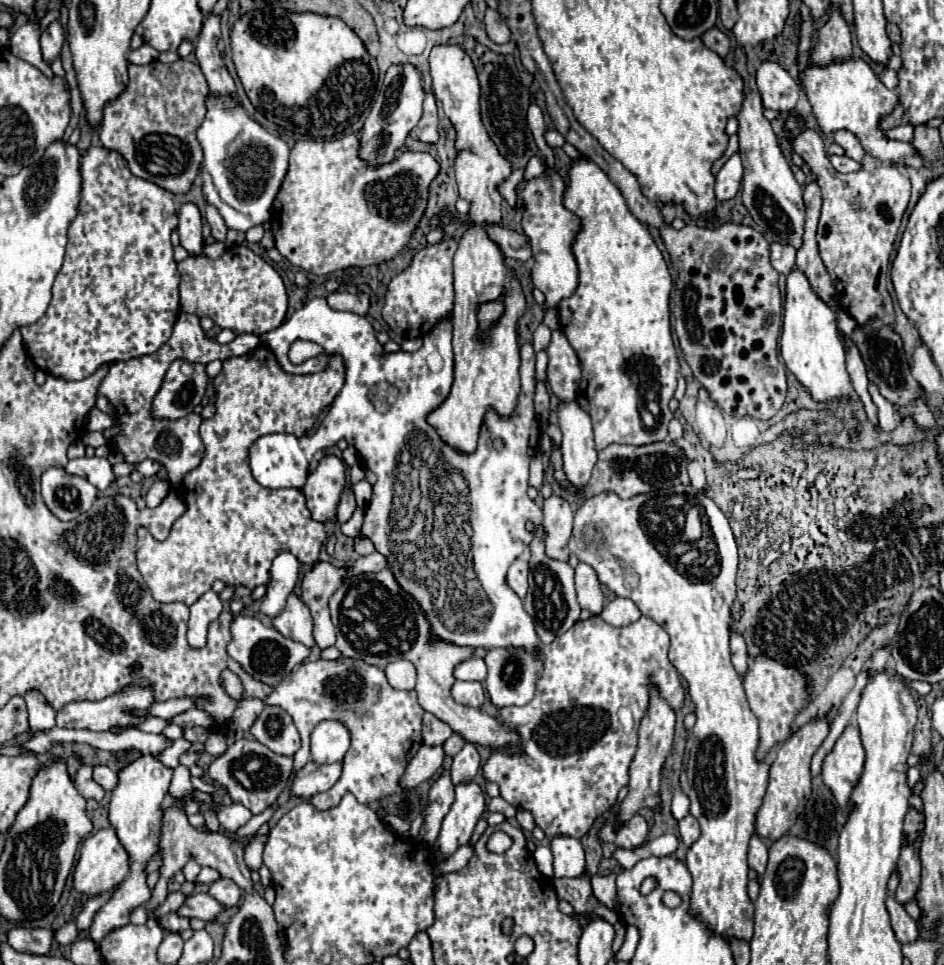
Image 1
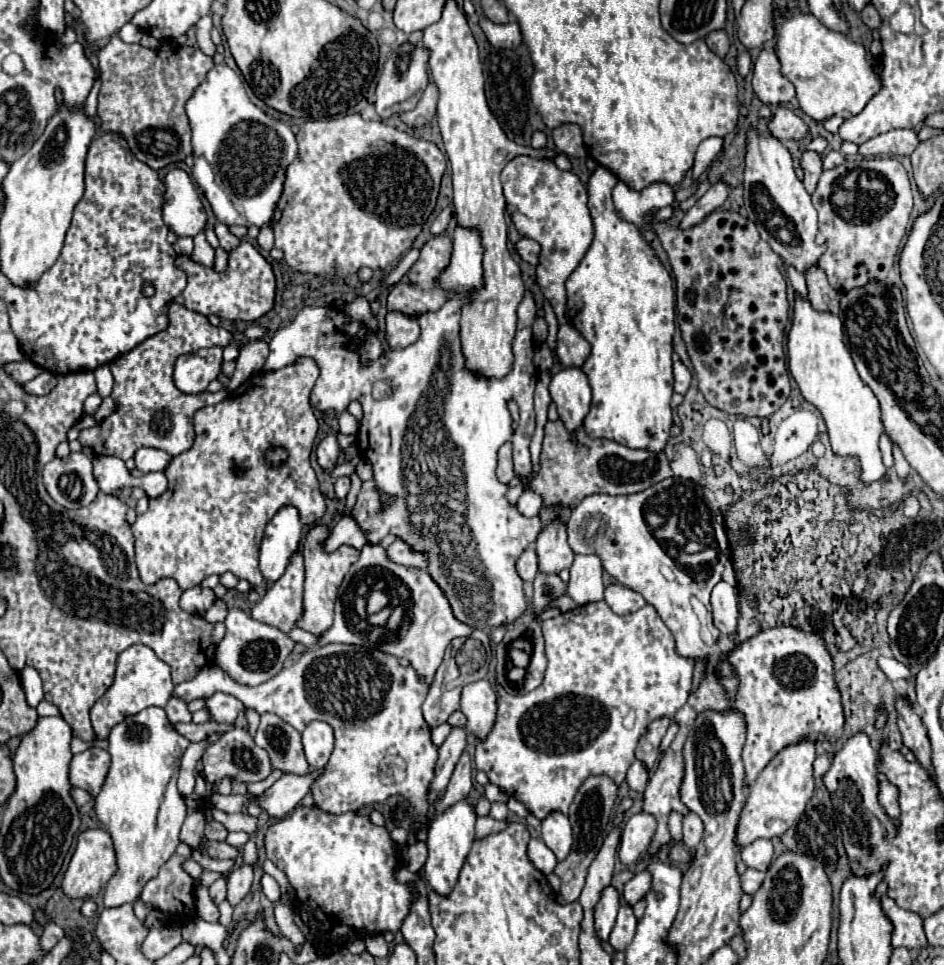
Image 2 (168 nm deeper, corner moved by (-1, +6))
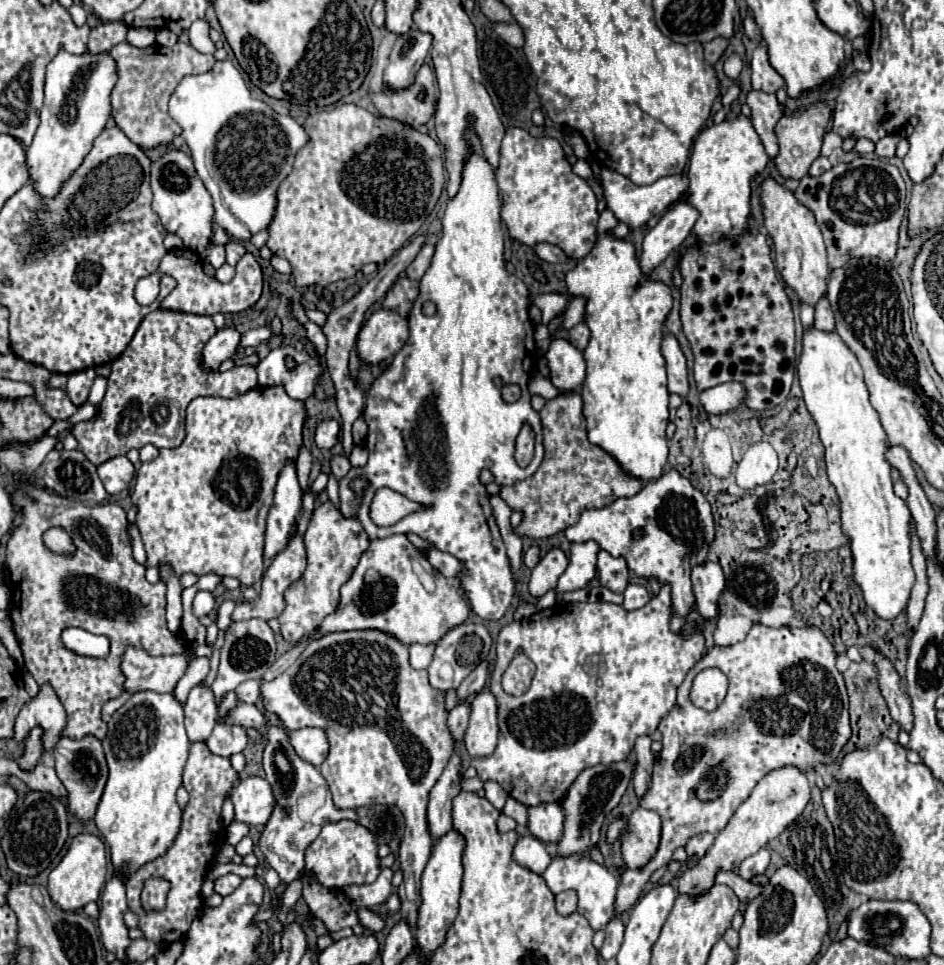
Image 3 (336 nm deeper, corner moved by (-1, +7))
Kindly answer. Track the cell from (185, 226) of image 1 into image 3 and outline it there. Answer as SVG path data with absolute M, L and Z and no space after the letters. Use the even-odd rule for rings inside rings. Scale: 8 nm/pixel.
M174 148L168 150L158 162L152 164L152 192L154 192L152 210L160 216L162 226L168 232L180 236L186 248L202 254L212 238L214 208L210 194L196 176L192 158Z

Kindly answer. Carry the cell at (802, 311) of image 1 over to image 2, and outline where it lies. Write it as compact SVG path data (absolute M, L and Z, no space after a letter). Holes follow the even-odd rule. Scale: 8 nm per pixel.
M796 299L794 319L788 331L788 361L802 397L824 417L834 455L856 457L860 461L860 481L864 485L884 479L886 467L878 449L878 439L882 435L880 403L854 367L850 351L842 341L840 317L814 311L808 301Z

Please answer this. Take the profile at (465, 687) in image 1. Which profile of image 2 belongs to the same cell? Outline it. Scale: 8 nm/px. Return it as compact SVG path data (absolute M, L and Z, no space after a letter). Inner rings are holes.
M490 681L470 683L462 691L460 709L466 715L466 731L476 739L486 739L496 721L496 691Z

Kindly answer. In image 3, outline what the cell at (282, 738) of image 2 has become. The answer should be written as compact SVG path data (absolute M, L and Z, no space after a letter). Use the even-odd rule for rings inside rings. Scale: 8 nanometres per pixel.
M268 726L266 730L266 746L264 746L264 772L266 780L274 788L276 808L266 822L266 828L260 836L260 850L264 852L266 862L278 872L280 886L276 888L278 896L284 890L284 884L296 880L304 874L304 850L306 846L320 834L320 828L326 822L338 820L356 820L356 810L338 810L332 804L332 794L328 784L320 776L320 772L310 764L304 762L292 744L288 742L288 732L280 726Z

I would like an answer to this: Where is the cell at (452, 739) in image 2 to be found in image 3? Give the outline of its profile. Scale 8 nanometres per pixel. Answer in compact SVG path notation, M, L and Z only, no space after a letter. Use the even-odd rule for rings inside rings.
M470 696L464 704L458 704L450 714L448 714L448 728L450 734L454 738L454 748L458 748L458 744L464 740L464 732L468 726L468 716L470 716L470 702L474 696Z

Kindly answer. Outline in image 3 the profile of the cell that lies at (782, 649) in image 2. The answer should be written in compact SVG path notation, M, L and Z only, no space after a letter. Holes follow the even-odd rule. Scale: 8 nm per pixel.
M782 626L772 628L772 676L760 682L760 688L772 688L772 698L750 698L744 704L744 718L738 726L722 736L712 736L712 726L708 726L708 712L696 708L690 700L690 688L698 672L708 668L708 654L688 672L686 680L678 688L678 700L672 712L660 722L658 730L664 736L664 754L660 752L654 762L654 774L650 790L640 798L640 806L654 810L662 818L662 838L652 860L640 870L626 870L622 874L616 912L624 912L636 904L640 892L654 870L666 866L672 860L672 852L684 846L688 838L702 832L720 832L736 808L750 796L756 782L770 770L780 766L798 766L804 772L812 770L816 762L832 764L838 760L842 746L850 738L848 720L848 696L842 674L836 670L836 652L828 638L816 626L796 628ZM784 684L784 686L780 686ZM818 714L818 738L812 738L812 724ZM750 724L754 728L746 728ZM724 764L728 768L728 790L716 802L700 802L694 794L700 778L712 768Z

